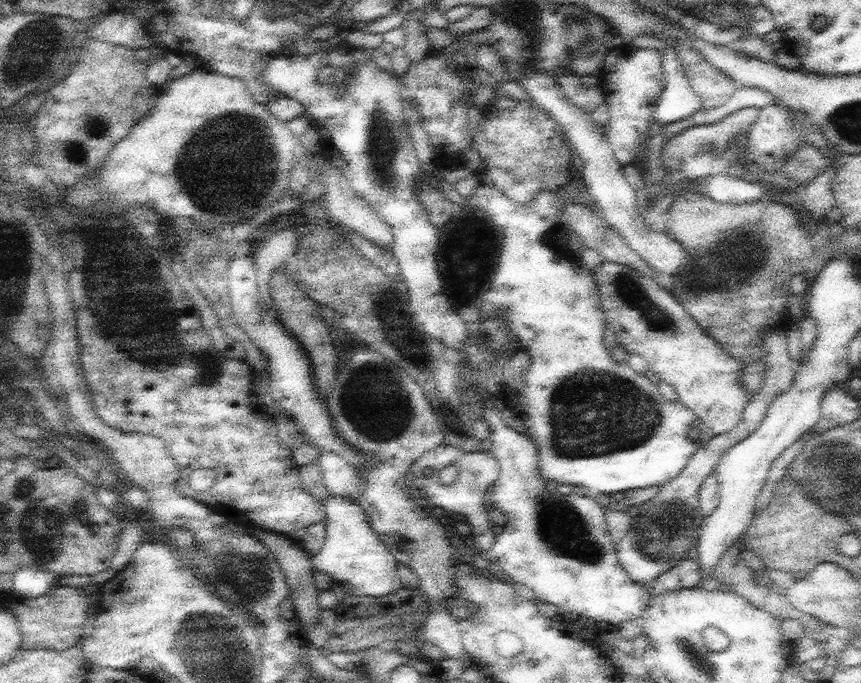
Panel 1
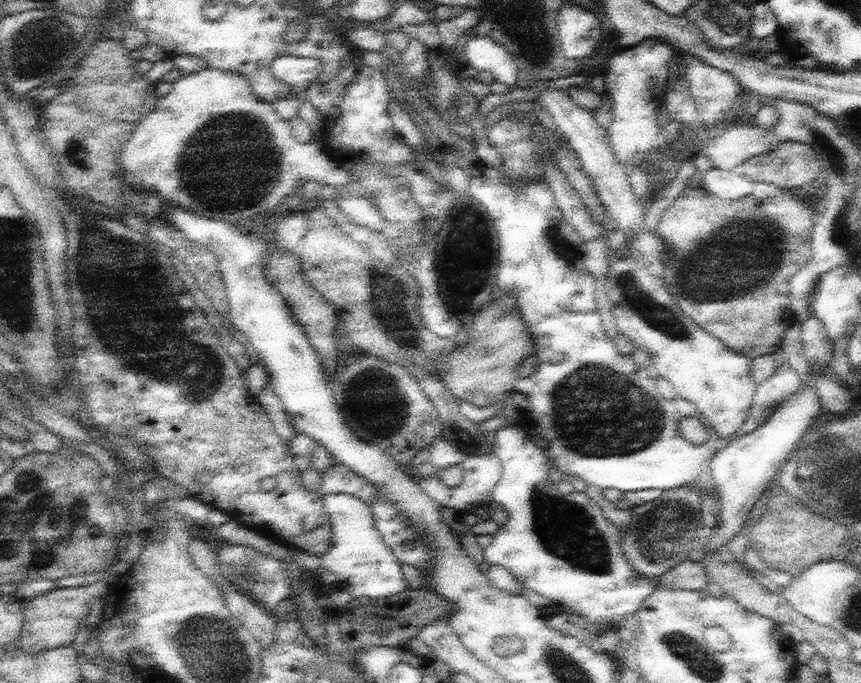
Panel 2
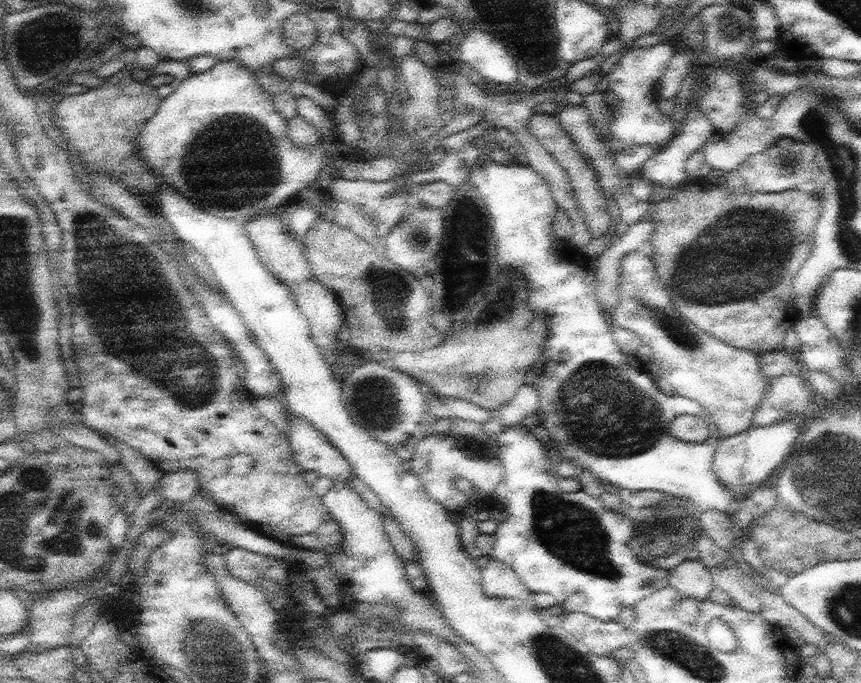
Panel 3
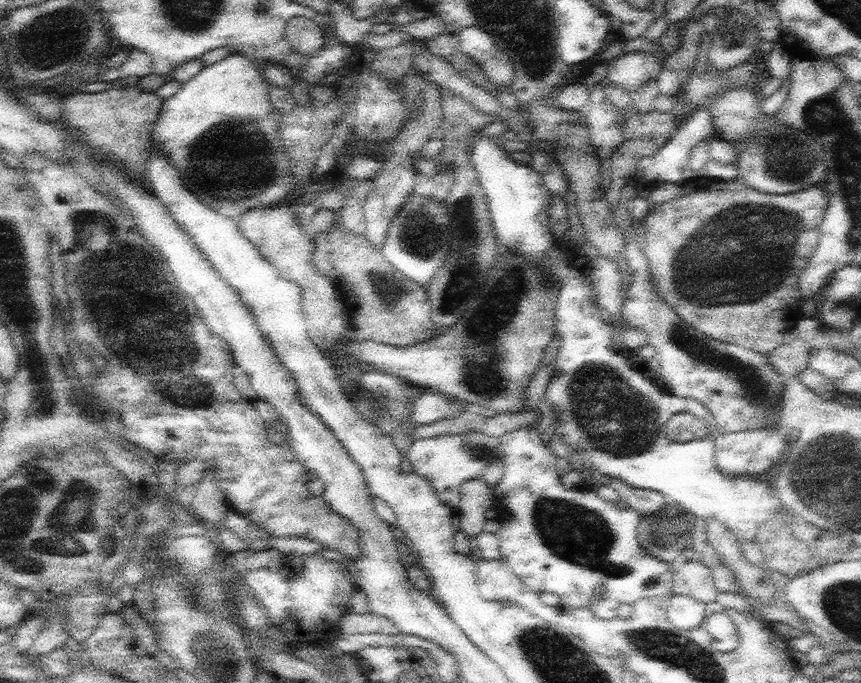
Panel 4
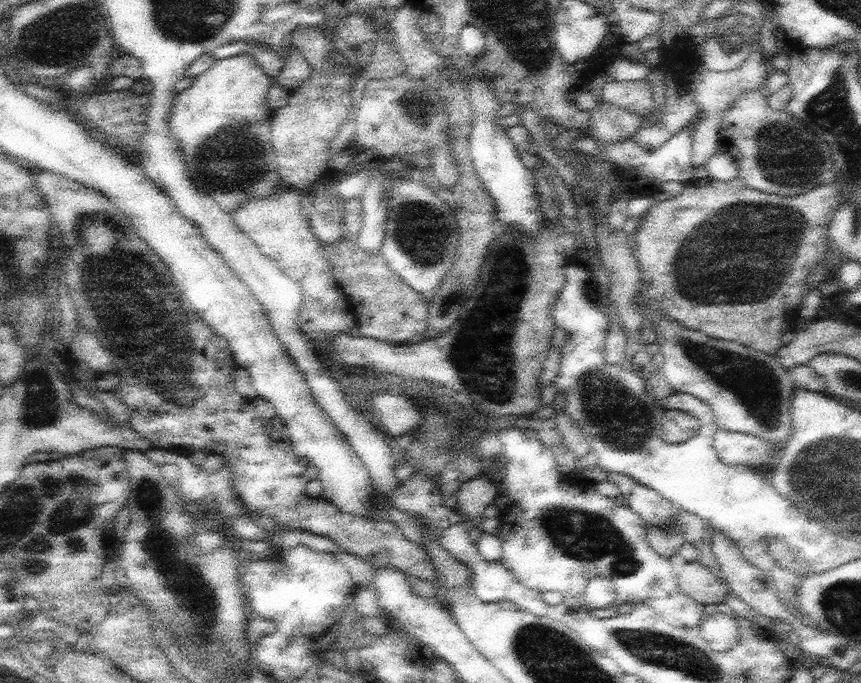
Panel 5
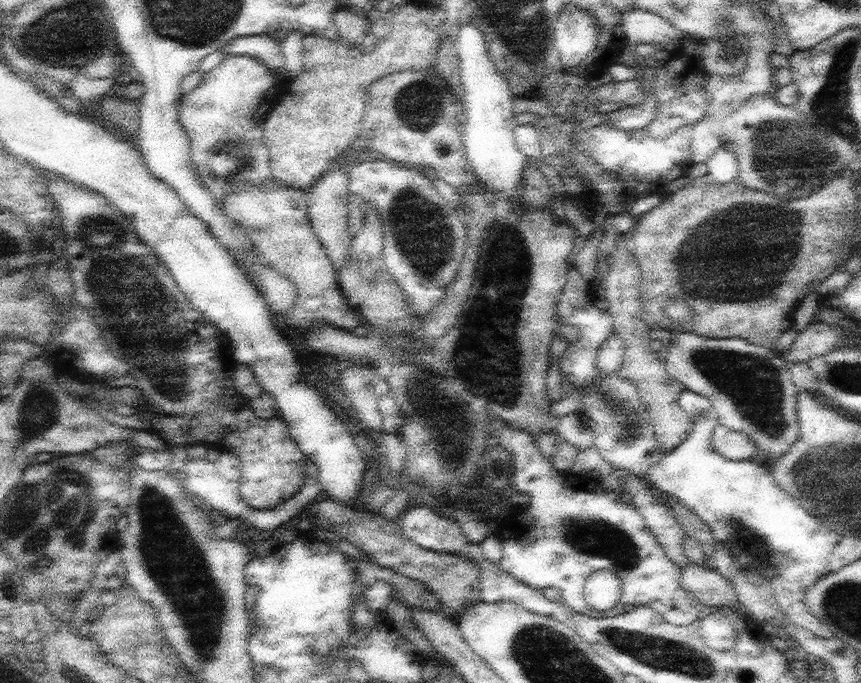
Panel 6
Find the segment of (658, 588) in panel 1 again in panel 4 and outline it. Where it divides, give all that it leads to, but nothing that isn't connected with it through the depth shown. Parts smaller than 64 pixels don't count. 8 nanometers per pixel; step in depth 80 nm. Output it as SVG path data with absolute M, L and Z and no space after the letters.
M700 560L686 562L684 568L674 574L673 594L694 597L705 605L714 602L720 592L712 574L712 570Z

